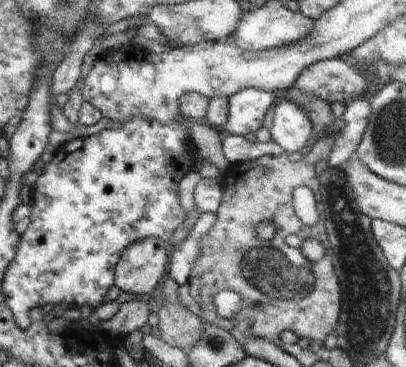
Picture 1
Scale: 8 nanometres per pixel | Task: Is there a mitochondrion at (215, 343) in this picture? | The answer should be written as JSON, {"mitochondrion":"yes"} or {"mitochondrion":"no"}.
{"mitochondrion":"yes"}

